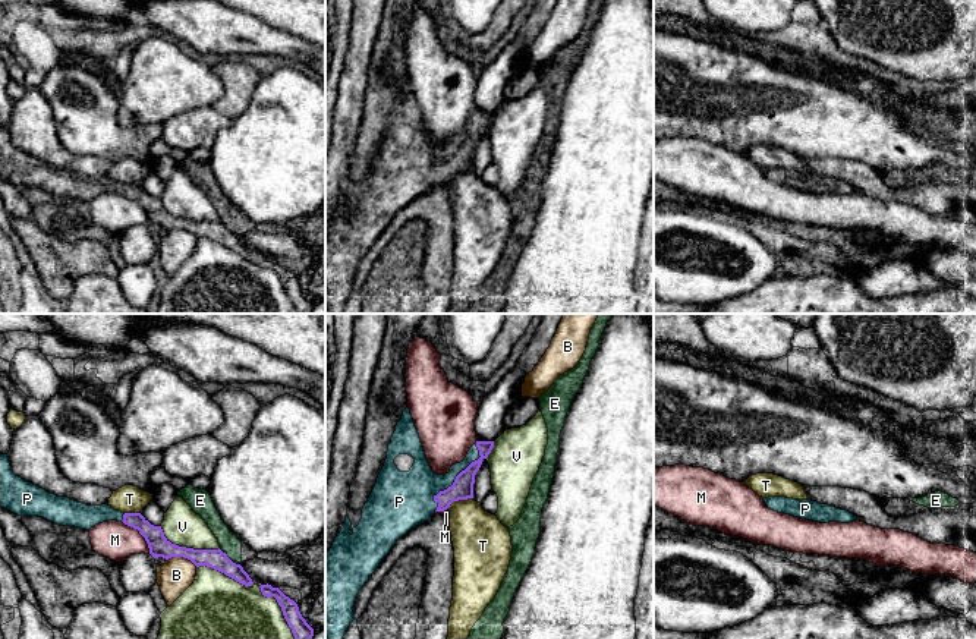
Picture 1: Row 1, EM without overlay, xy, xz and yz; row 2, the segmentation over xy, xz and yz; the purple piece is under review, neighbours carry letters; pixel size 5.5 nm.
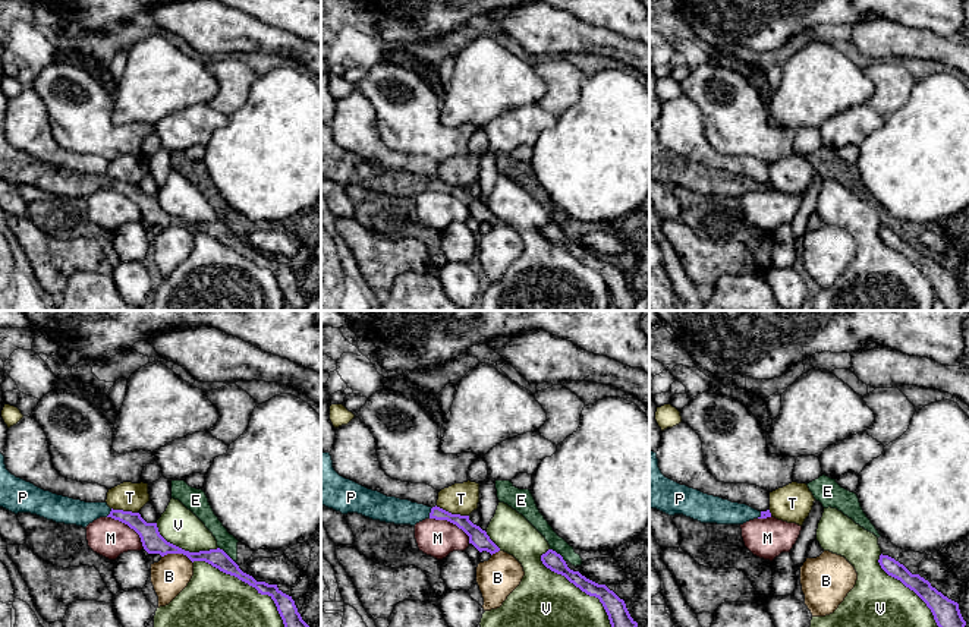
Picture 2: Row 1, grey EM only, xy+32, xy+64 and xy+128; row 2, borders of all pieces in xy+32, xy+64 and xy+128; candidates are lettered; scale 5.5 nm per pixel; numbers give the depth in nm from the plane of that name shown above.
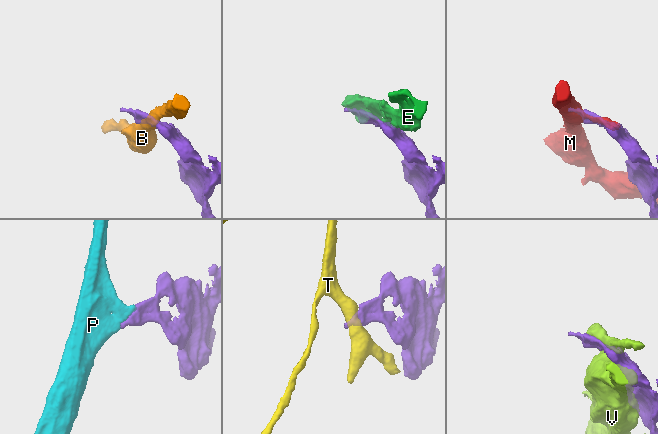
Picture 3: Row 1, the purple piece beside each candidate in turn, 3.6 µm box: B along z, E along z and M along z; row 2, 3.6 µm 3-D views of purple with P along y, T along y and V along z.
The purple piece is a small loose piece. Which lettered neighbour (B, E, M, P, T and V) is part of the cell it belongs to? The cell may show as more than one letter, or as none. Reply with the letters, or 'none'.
P

